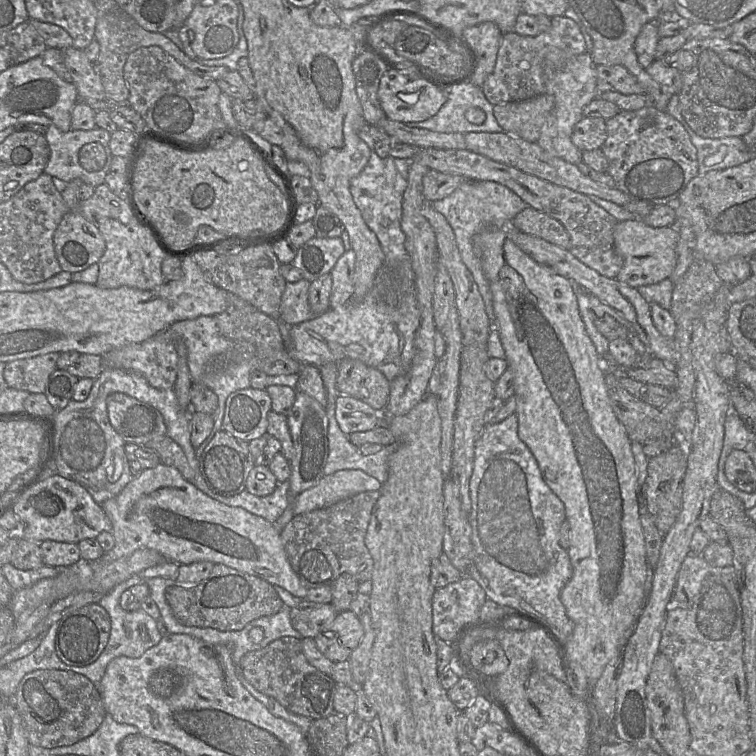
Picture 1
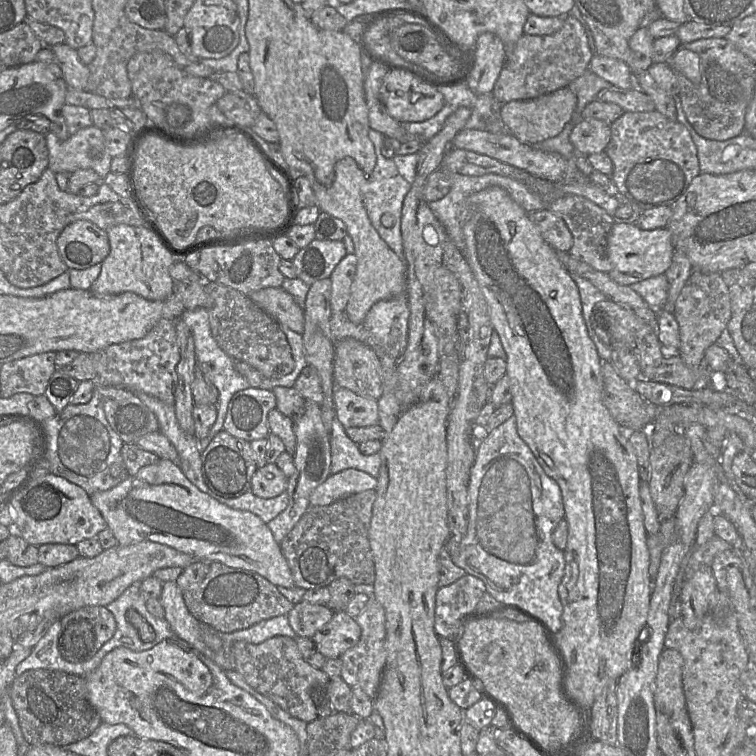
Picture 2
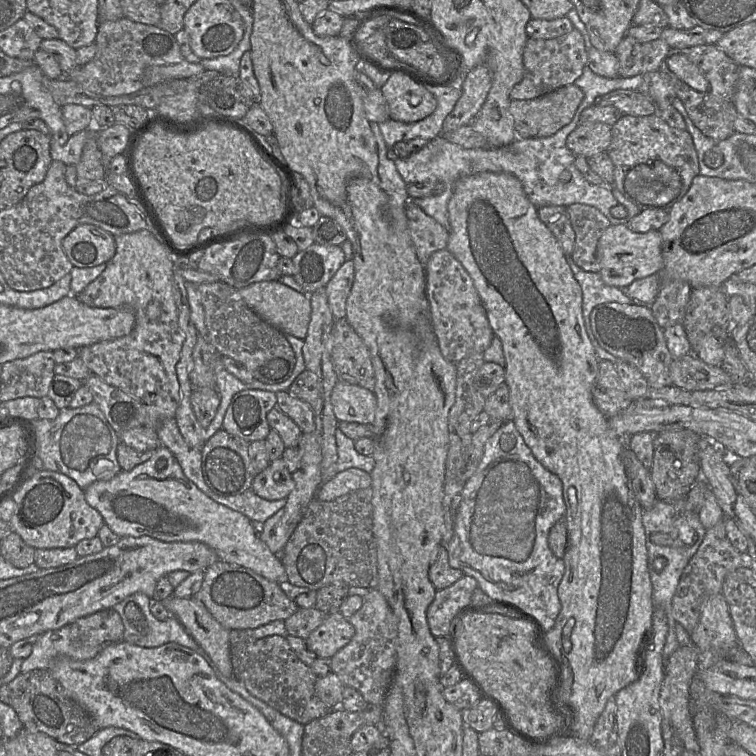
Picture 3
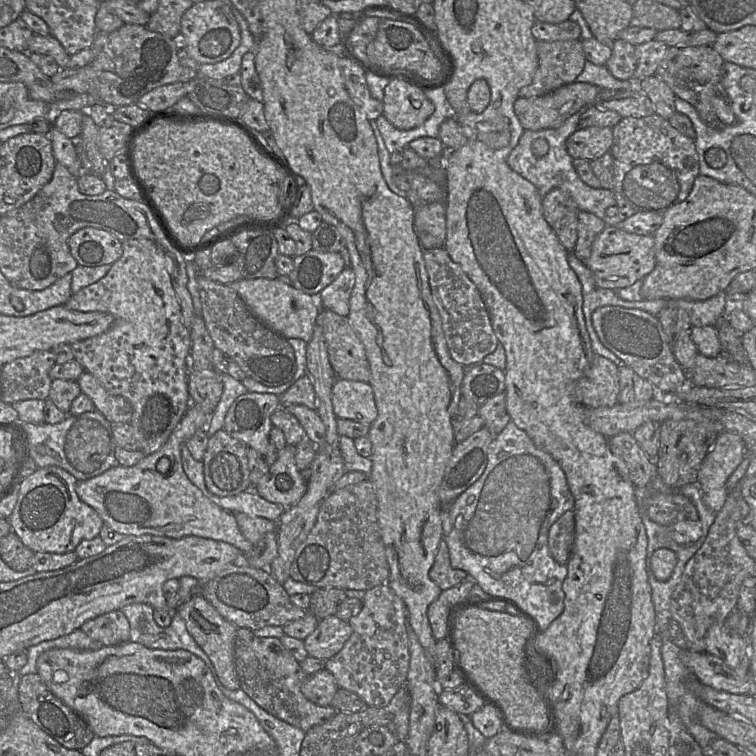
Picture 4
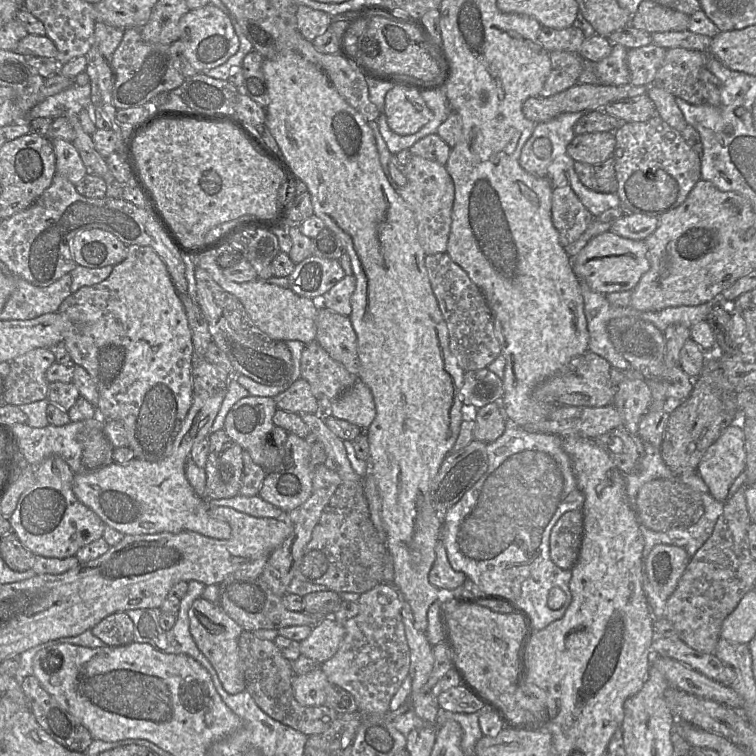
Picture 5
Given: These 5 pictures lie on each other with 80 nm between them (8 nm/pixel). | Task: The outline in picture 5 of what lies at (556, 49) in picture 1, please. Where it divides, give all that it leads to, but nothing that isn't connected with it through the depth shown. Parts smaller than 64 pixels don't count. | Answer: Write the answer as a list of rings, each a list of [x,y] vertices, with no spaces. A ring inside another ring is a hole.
[[[553,51],[549,57],[551,71],[538,97],[550,97],[576,85],[583,71],[579,53]]]

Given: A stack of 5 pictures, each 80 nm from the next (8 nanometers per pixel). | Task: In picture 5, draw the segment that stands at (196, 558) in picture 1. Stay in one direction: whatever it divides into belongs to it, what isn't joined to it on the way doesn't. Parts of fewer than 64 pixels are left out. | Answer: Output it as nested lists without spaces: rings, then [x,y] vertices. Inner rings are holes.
[[[227,389],[215,395],[195,394],[188,414],[182,423],[181,429],[173,443],[168,457],[158,462],[134,458],[127,463],[115,463],[89,473],[75,474],[72,489],[76,498],[93,512],[102,521],[124,535],[157,534],[161,532],[179,533],[192,531],[204,536],[226,540],[231,536],[230,525],[209,515],[209,503],[199,497],[189,484],[186,474],[186,462],[190,457],[192,446],[202,439],[209,437],[210,429],[220,410]]]

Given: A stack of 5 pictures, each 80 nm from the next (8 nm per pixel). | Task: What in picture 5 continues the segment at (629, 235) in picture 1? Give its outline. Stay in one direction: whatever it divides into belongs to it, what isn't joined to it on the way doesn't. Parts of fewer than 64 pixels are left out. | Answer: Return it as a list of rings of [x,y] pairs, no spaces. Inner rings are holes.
[[[606,231],[592,238],[576,255],[571,256],[575,275],[596,292],[609,294],[633,290],[649,270],[647,245],[644,240],[632,240]]]

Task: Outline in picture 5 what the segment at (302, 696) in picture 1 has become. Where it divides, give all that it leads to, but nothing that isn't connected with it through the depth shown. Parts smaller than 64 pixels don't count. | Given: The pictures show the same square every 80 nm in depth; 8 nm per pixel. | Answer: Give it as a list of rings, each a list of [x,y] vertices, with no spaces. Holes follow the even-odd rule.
[[[243,630],[238,645],[246,690],[266,714],[307,736],[321,734],[329,729],[338,713],[326,705],[303,706],[295,699],[292,689],[292,679],[295,675],[292,661],[284,657],[274,641],[262,640],[252,631]]]

